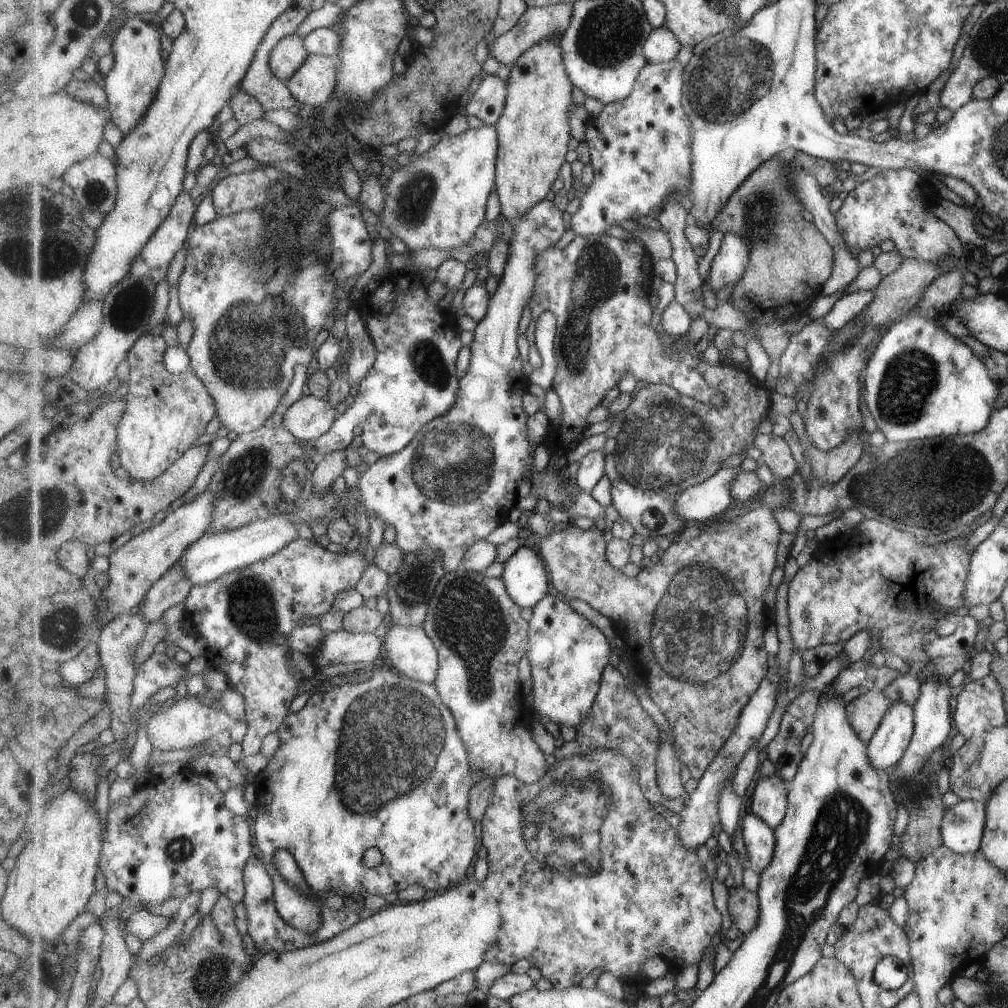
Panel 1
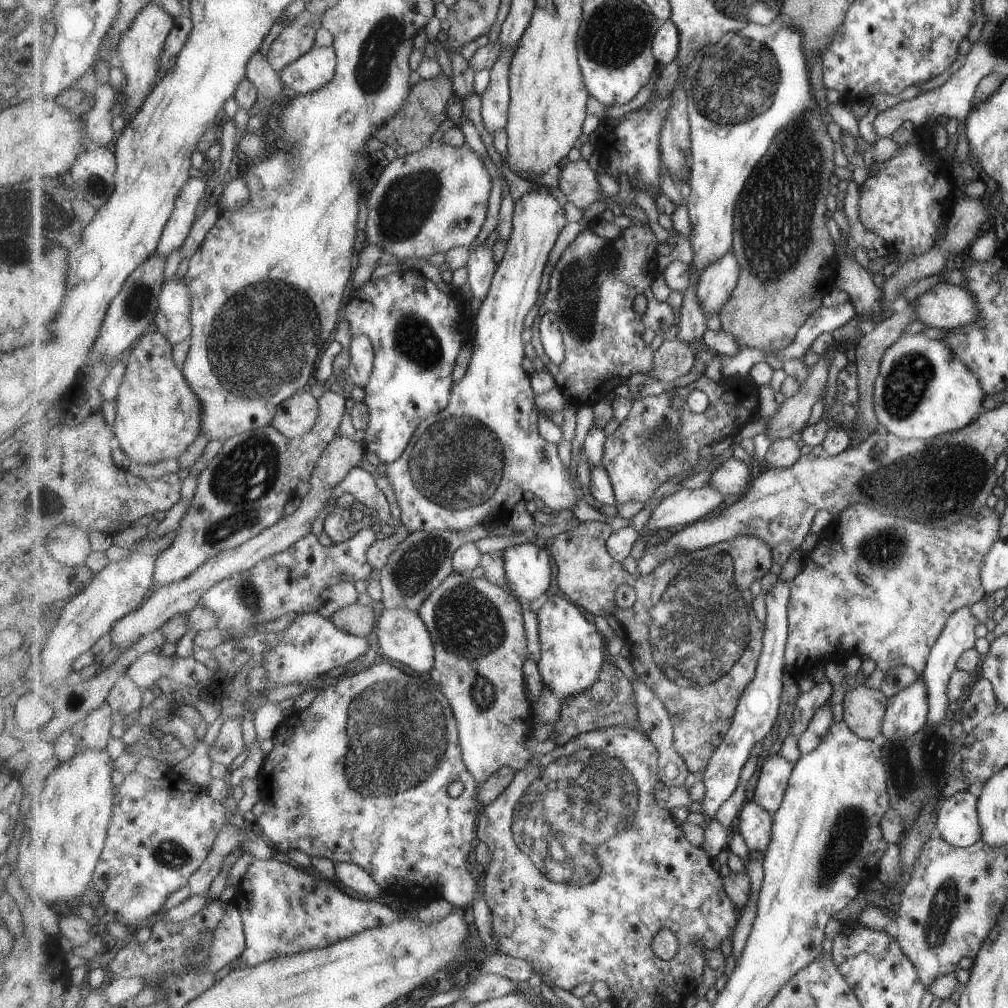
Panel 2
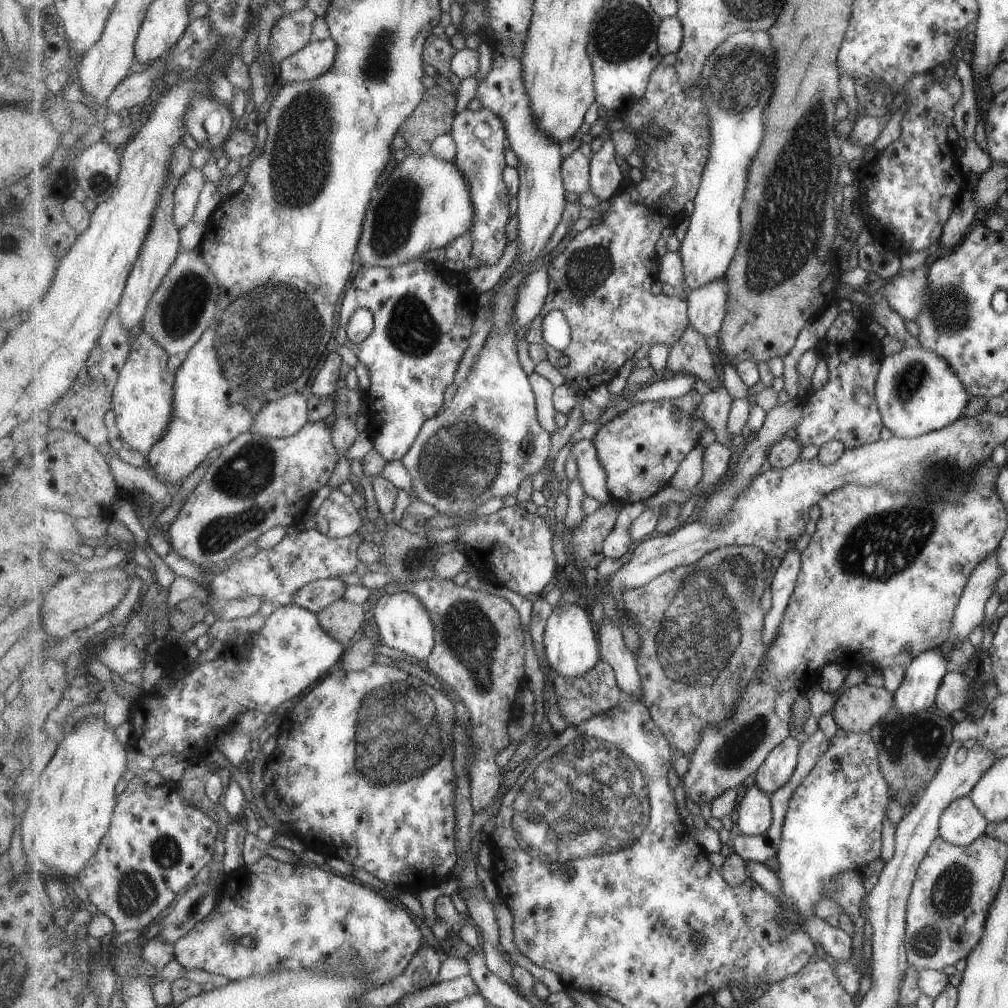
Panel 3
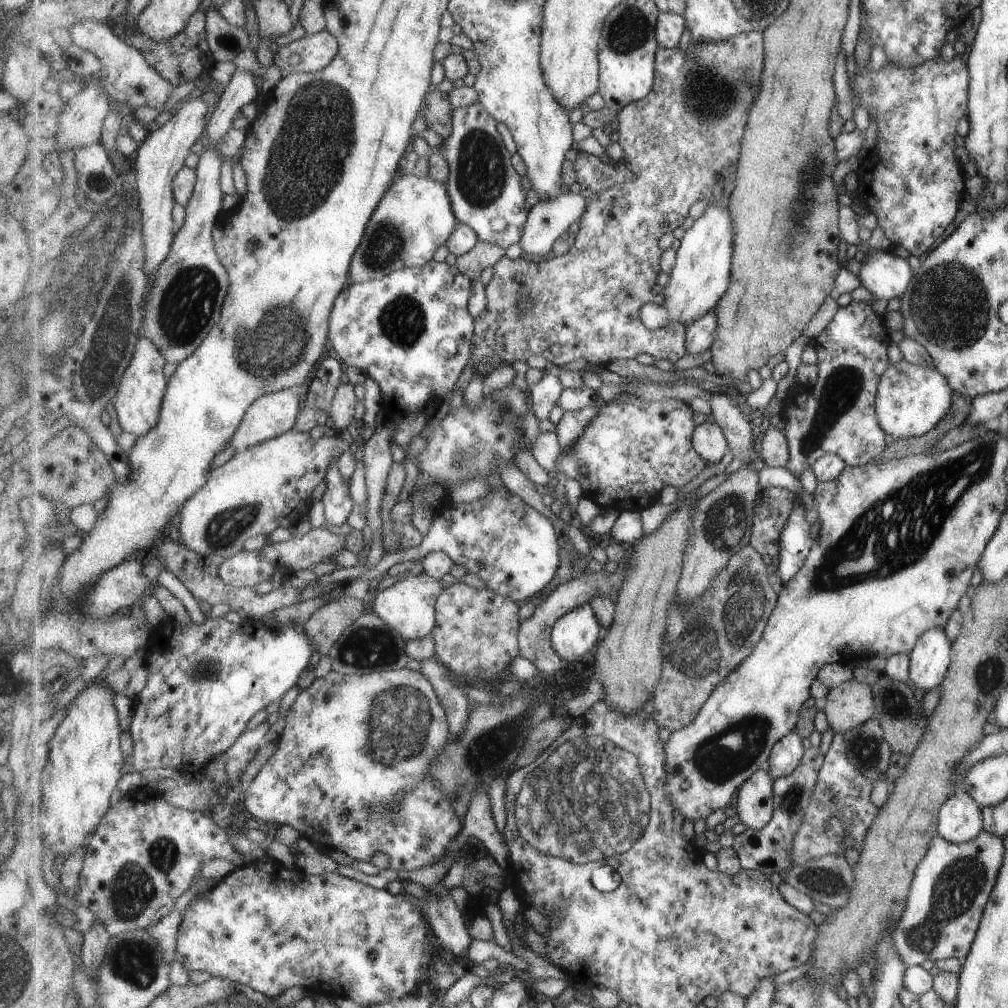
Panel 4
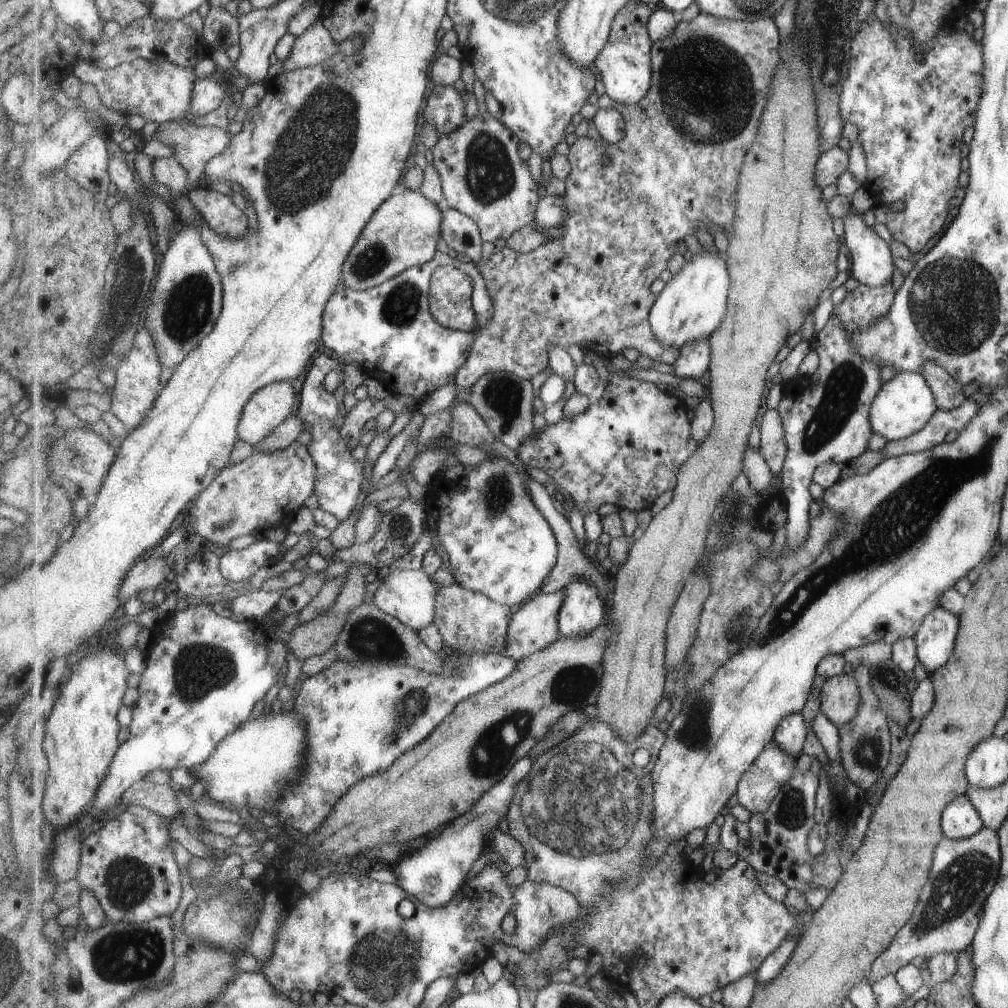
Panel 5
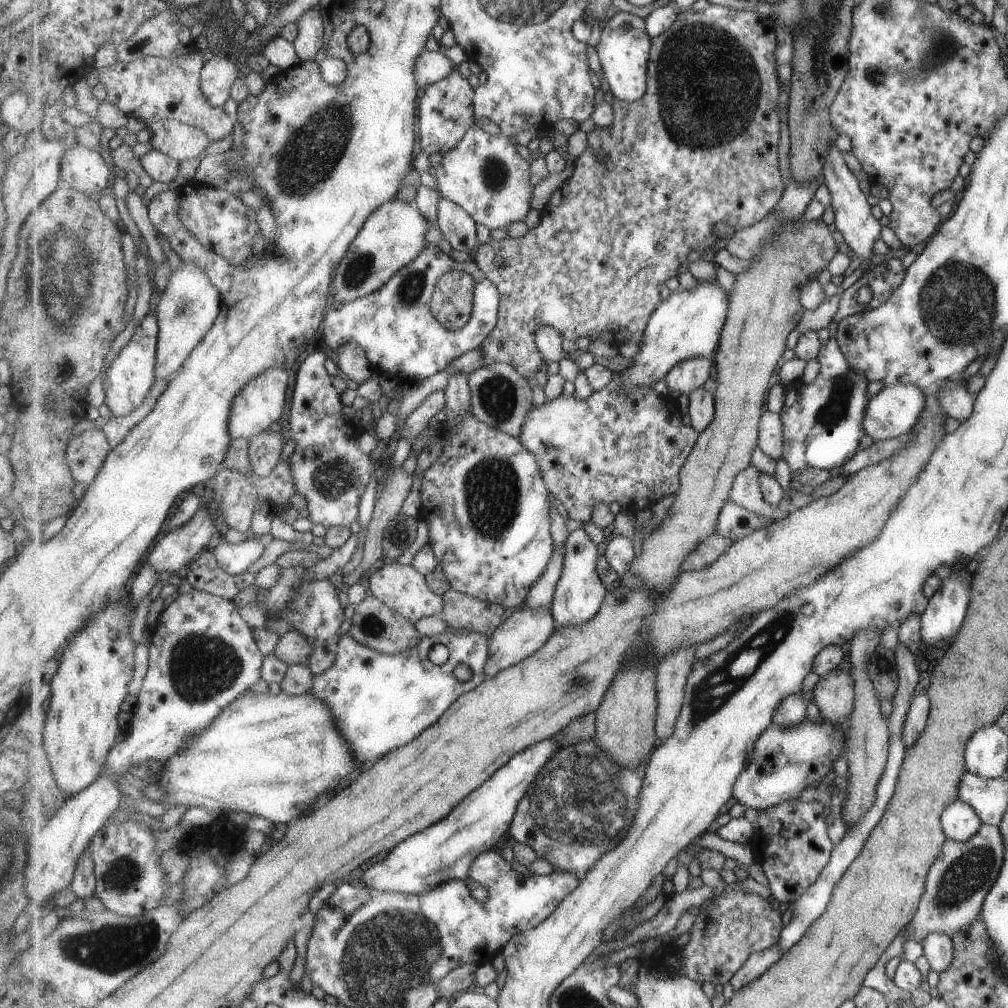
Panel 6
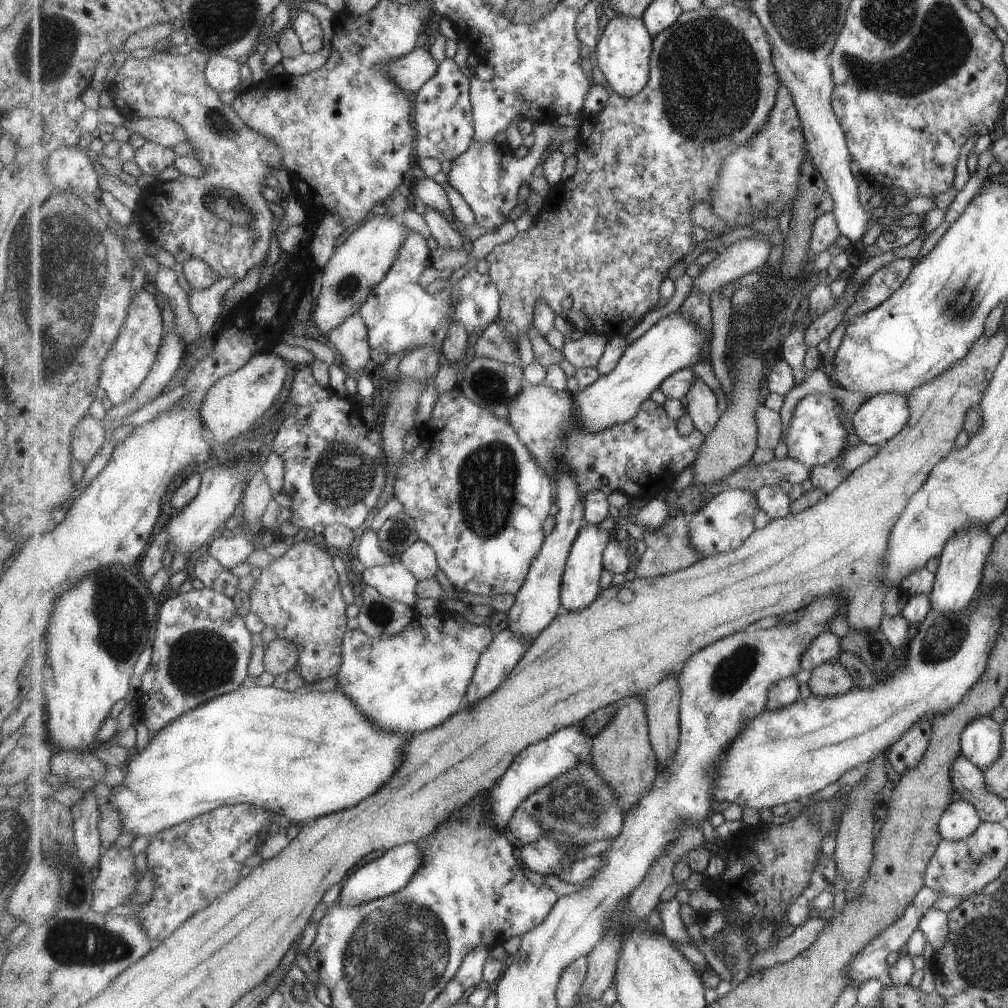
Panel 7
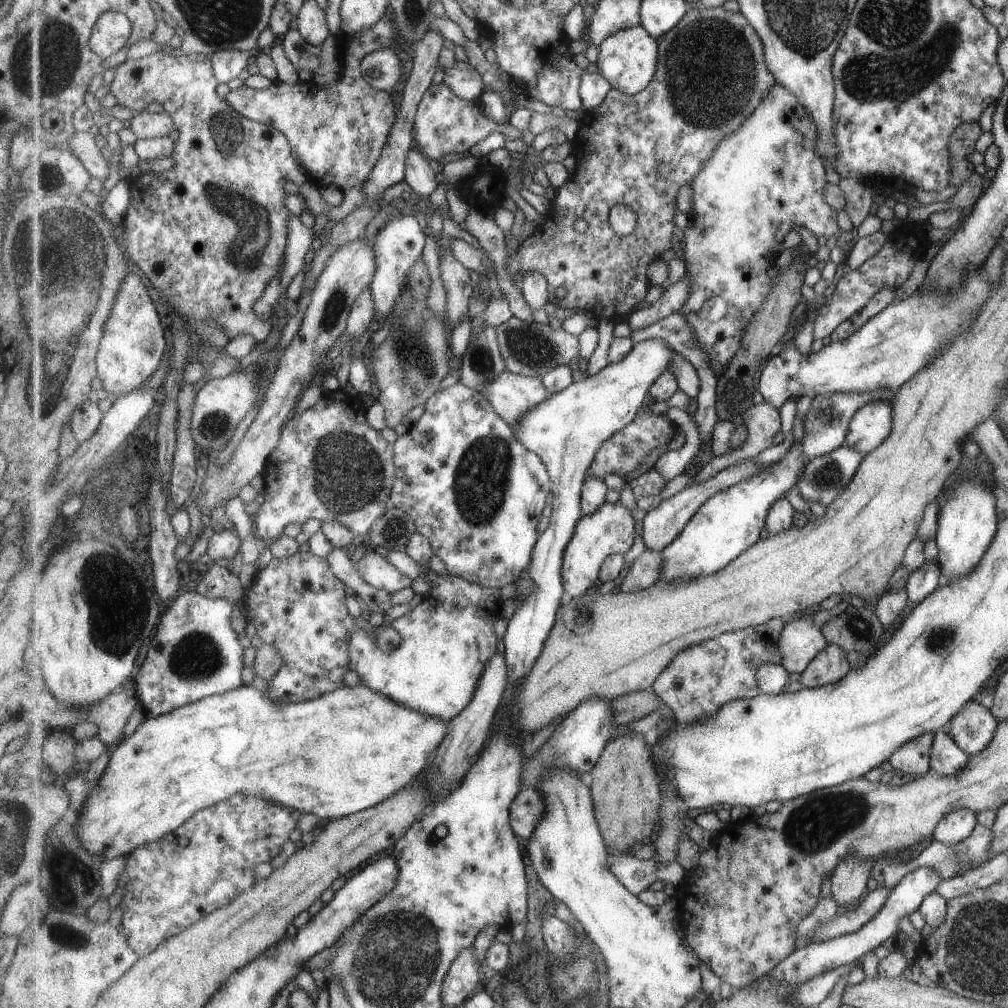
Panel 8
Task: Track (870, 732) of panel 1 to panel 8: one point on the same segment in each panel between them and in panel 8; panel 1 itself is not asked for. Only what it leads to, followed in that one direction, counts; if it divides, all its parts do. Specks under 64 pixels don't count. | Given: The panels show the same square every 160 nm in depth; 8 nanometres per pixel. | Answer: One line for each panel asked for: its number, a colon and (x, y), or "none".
2: (863, 708)
3: (860, 707)
4: (850, 703)
5: (840, 696)
6: (834, 693)
7: (830, 679)
8: (831, 665)

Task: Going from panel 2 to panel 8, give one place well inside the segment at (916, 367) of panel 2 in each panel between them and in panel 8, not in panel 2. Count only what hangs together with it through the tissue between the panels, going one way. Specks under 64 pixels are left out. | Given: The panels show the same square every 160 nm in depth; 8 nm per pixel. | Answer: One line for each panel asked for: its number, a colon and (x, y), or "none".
3: (916, 391)
4: (910, 399)
5: (904, 404)
6: (893, 411)
7: (881, 416)
8: (871, 424)

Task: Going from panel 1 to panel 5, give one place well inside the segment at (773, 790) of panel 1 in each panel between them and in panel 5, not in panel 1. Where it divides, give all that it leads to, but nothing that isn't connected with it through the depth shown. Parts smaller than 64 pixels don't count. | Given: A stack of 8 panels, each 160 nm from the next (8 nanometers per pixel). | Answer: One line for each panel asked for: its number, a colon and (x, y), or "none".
2: (774, 781)
3: (782, 763)
4: (786, 756)
5: (791, 734)

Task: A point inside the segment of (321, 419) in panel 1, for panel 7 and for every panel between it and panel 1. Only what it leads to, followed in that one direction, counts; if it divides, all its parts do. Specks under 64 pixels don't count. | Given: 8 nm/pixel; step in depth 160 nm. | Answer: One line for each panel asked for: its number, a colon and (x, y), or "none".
2: (298, 416)
3: (286, 417)
4: (270, 416)
5: (272, 406)
6: (262, 400)
7: (233, 404)

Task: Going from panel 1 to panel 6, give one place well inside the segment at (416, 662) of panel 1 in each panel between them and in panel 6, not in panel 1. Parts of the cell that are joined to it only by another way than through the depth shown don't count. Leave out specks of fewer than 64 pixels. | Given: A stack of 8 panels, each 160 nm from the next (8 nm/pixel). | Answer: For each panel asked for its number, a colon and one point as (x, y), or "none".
2: (403, 636)
3: (405, 625)
4: (409, 605)
5: (410, 596)
6: (403, 588)

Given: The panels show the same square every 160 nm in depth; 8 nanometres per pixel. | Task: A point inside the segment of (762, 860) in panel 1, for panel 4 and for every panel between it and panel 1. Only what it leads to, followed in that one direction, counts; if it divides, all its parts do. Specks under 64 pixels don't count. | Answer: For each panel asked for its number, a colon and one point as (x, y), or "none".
2: (756, 824)
3: (755, 813)
4: (755, 805)

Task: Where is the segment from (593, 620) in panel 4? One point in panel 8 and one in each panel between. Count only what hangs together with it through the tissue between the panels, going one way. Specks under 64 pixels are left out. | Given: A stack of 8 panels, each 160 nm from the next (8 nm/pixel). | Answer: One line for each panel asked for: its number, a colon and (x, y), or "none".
5: (584, 610)
6: (580, 594)
7: (585, 564)
8: (612, 530)

